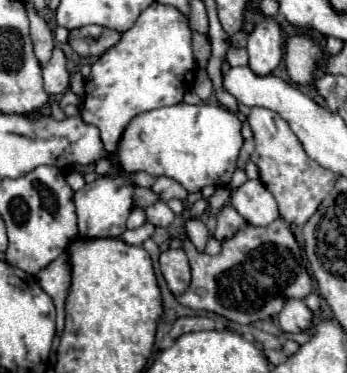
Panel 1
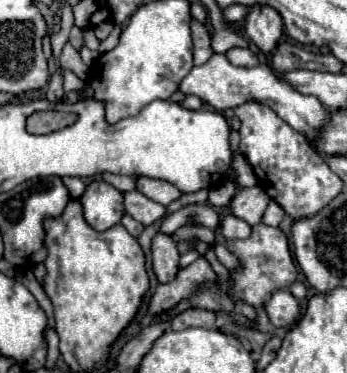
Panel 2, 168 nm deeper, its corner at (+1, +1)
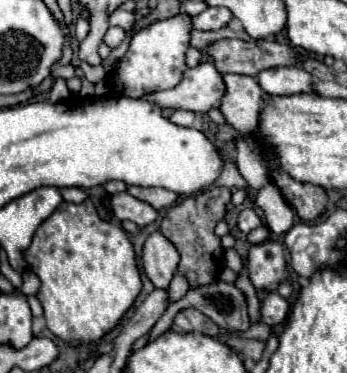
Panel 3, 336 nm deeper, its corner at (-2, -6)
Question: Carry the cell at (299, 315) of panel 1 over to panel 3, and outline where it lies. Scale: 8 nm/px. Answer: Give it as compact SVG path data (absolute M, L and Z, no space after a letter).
M268 293L266 299L262 301L262 321L270 327L276 327L280 323L284 323L286 315L288 315L288 301L284 297L280 297L278 293Z

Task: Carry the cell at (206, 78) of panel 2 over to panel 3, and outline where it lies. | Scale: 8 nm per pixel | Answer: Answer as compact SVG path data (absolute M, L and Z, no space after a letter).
M208 61L200 63L194 69L188 69L174 89L150 93L144 99L158 107L208 113L210 109L218 109L224 93L226 85L222 83L222 73L214 67L214 63Z

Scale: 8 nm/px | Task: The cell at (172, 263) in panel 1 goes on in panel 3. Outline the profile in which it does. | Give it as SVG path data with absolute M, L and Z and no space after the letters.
M156 231L144 243L142 265L154 287L168 289L178 267L178 251L160 231Z

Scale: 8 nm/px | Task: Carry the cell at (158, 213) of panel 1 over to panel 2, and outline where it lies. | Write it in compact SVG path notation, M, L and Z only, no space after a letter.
M131 190L131 192L123 194L123 208L125 208L125 214L133 216L143 226L153 224L155 220L159 220L165 214L165 206L163 204L143 196L137 190Z

